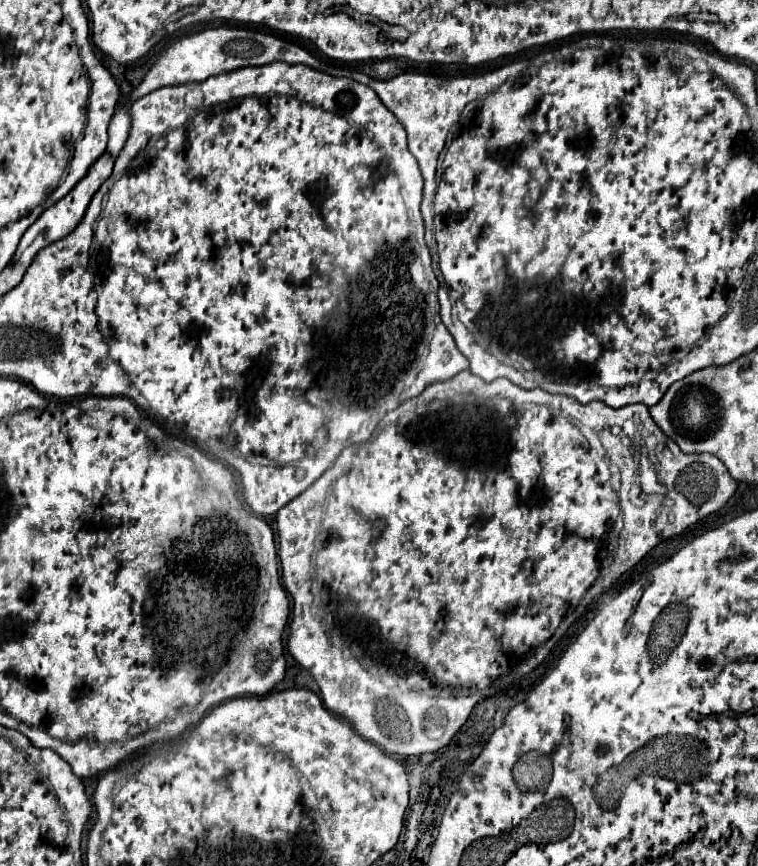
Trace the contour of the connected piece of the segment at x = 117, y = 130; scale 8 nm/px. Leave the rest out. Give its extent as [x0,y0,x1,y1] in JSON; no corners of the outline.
[107,111,131,157]

